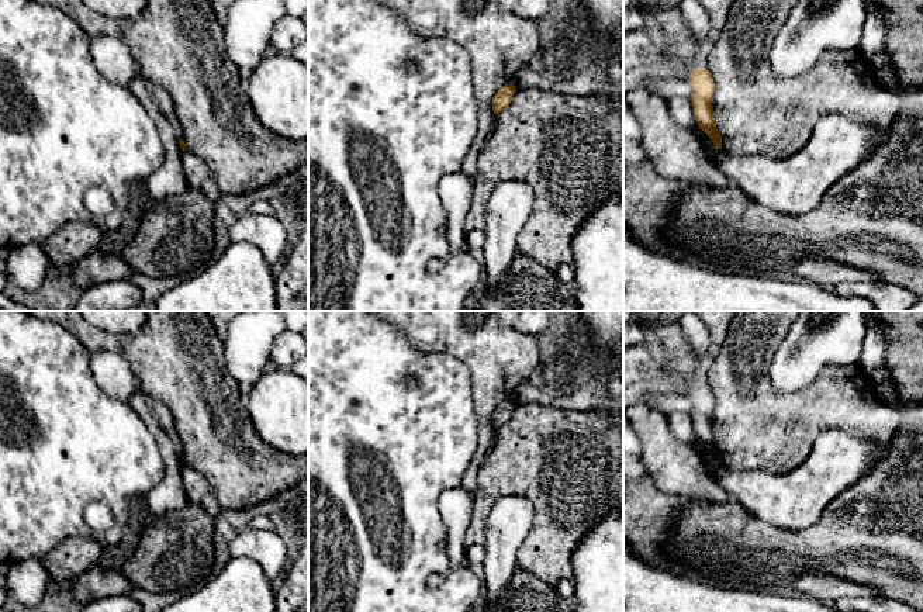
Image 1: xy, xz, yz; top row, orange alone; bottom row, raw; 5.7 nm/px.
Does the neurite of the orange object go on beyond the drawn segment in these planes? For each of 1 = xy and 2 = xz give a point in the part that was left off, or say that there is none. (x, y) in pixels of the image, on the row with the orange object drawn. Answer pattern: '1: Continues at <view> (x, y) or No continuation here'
1: No continuation here
2: No continuation here

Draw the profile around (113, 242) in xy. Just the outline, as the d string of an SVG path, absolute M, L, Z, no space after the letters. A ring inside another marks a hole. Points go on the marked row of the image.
M128 211L118 229L103 232L103 239L97 250L103 255L121 256L124 246L134 238L138 225L139 219L136 211Z

